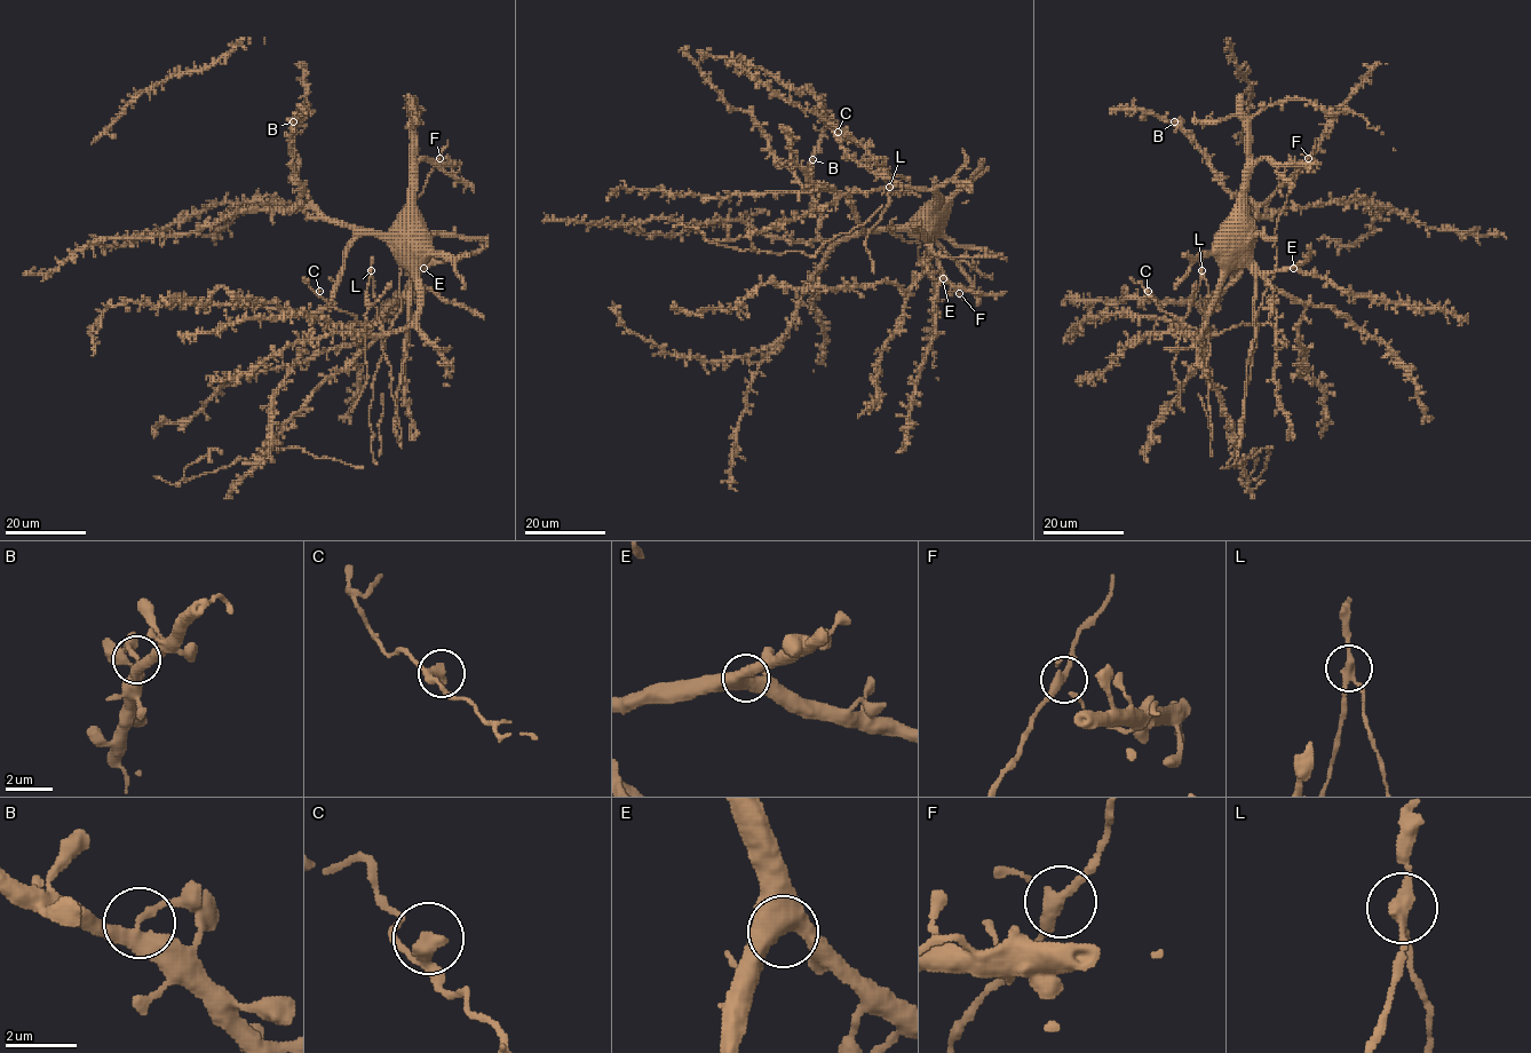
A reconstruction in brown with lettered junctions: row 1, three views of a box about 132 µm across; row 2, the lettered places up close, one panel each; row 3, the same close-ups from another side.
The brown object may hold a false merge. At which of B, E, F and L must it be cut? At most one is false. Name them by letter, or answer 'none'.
L

